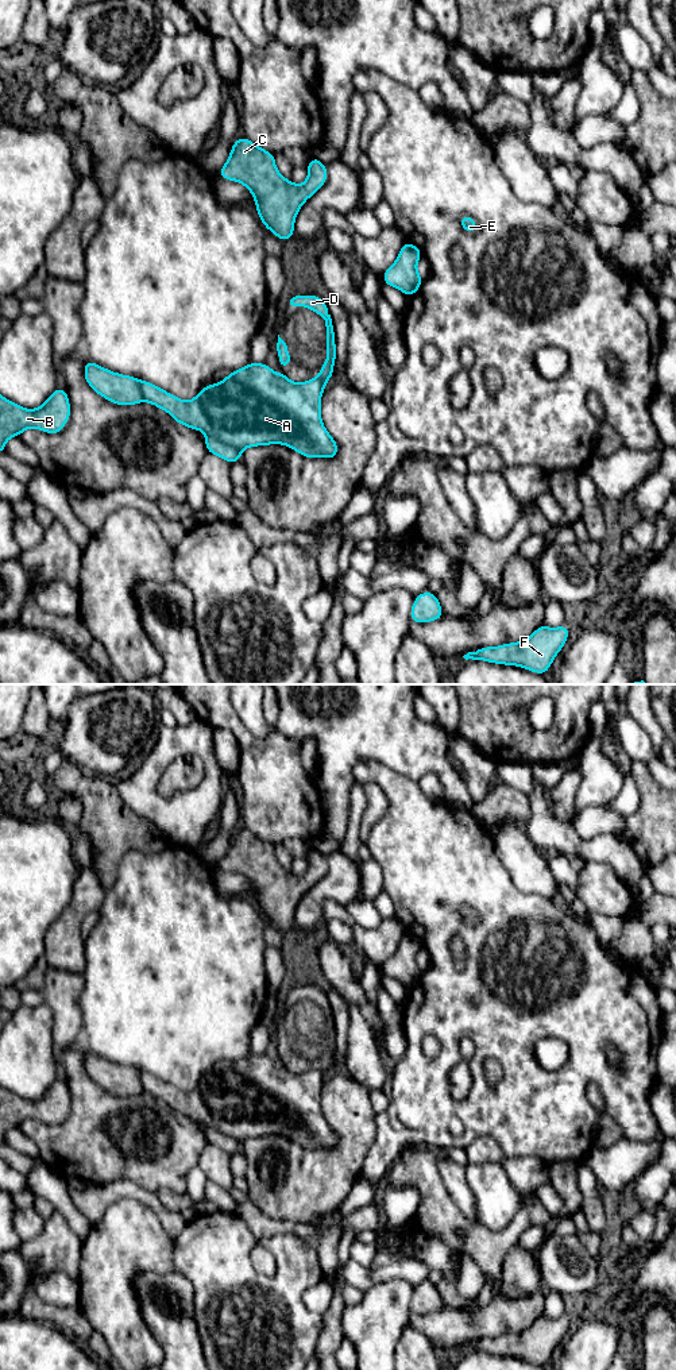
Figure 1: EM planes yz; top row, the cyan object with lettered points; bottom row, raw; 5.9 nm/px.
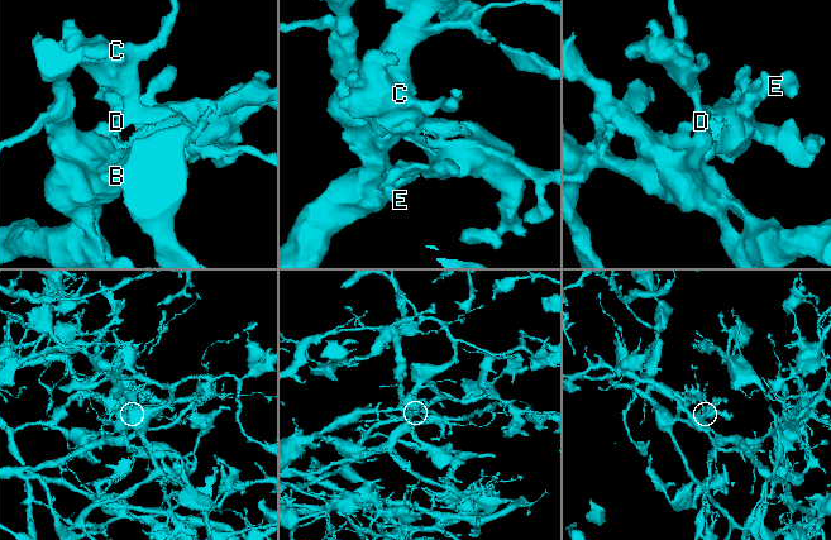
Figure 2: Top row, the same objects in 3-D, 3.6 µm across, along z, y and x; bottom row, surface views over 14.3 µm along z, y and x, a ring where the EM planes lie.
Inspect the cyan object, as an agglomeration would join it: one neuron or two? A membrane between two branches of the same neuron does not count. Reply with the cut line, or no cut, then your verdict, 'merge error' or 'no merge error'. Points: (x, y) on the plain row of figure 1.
yz (207, 1125), (235, 1138), (240, 1143) | merge error

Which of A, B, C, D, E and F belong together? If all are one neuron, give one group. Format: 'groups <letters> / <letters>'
groups A / B C D E F

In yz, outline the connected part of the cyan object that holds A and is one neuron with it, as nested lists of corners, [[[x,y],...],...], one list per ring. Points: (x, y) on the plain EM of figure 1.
[[[254,1053],[229,1064],[223,1073],[204,1077],[192,1092],[182,1092],[148,1072],[140,1073],[144,1091],[169,1104],[177,1115],[213,1127],[240,1143],[248,1138],[282,1135],[304,1149],[331,1151],[340,1139],[321,1109],[325,1077],[320,1066],[295,1074],[277,1066],[267,1054]]]

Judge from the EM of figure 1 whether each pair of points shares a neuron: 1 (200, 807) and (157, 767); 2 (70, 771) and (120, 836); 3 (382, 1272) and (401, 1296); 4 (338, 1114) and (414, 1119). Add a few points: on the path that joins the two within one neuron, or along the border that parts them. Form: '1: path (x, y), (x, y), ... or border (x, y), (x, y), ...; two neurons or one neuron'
1: path (181, 807), (165, 807), (151, 794), (151, 786); one neuron
2: path (84, 787), (114, 819); one neuron
3: border (413, 1288), (391, 1277), (364, 1293); two neurons
4: border (377, 1114), (375, 1135), (370, 1146); two neurons

